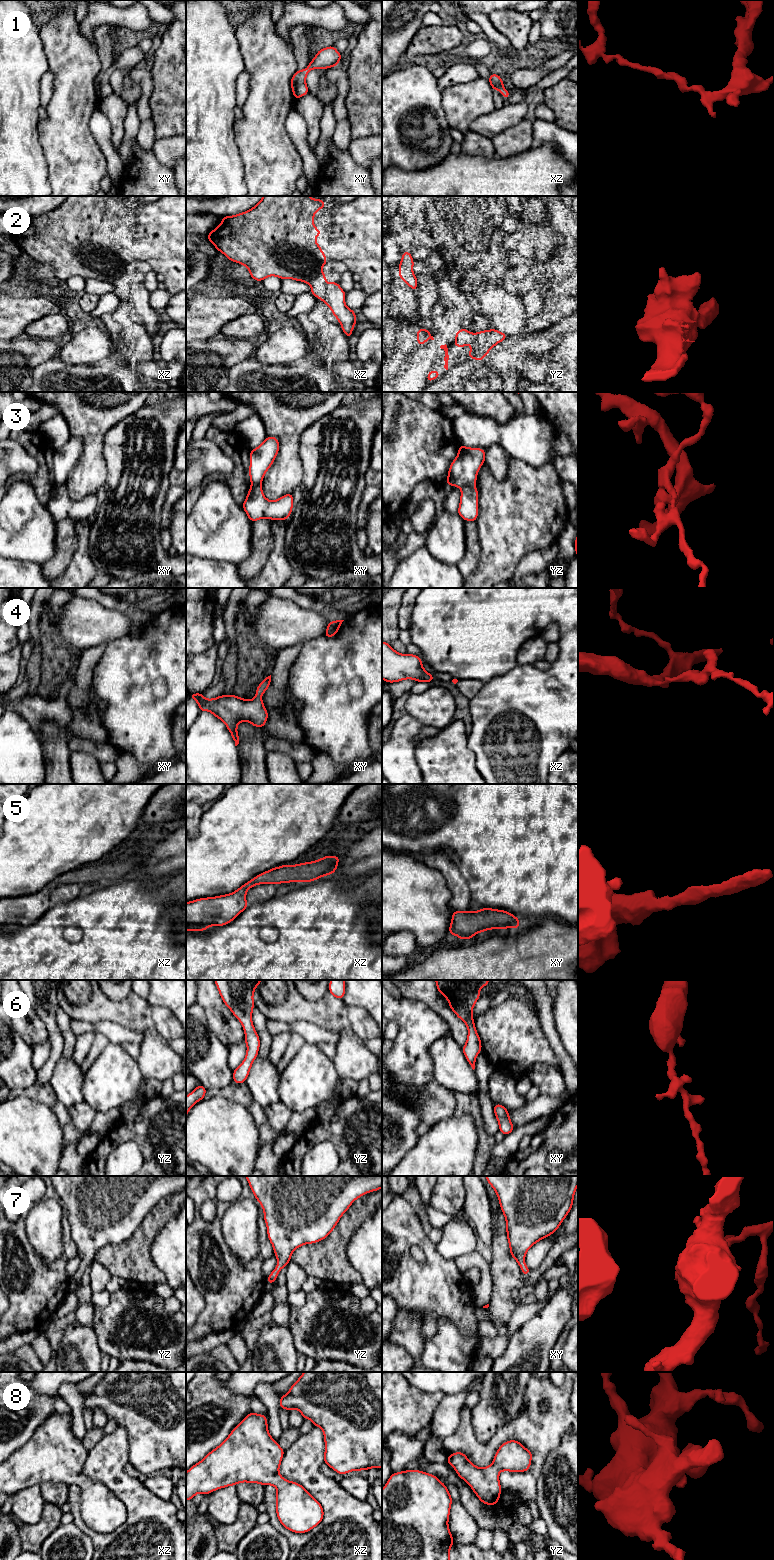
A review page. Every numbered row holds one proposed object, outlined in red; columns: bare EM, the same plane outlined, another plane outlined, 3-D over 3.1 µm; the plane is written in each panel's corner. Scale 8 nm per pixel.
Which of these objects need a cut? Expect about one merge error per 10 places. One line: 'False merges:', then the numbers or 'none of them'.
False merges: 3

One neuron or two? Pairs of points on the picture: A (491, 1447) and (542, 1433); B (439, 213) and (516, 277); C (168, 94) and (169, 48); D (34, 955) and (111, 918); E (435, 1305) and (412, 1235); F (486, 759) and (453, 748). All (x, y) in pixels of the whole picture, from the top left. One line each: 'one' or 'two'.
A: one
B: two
C: one
D: one
E: one
F: two

